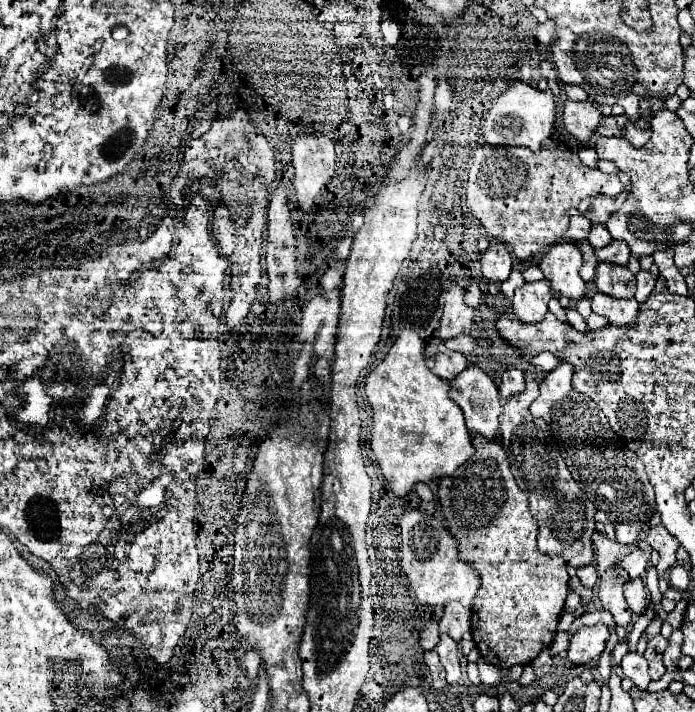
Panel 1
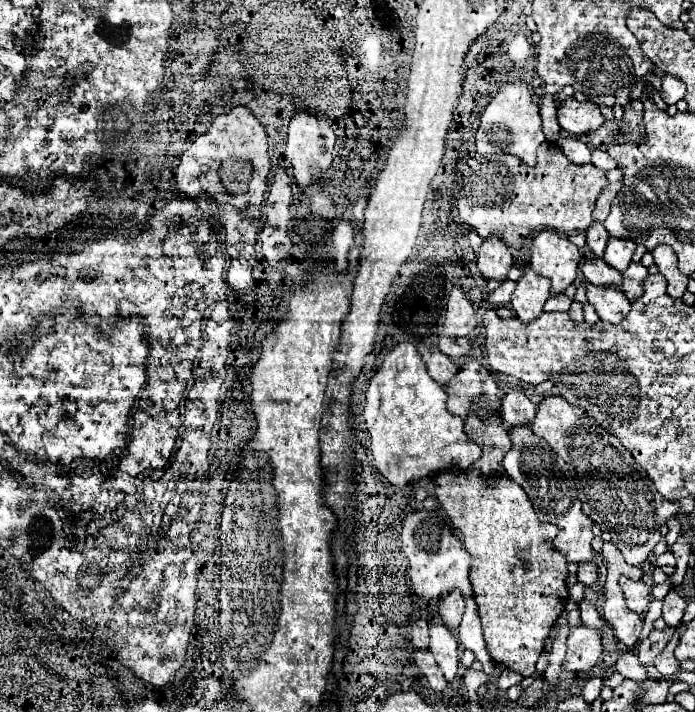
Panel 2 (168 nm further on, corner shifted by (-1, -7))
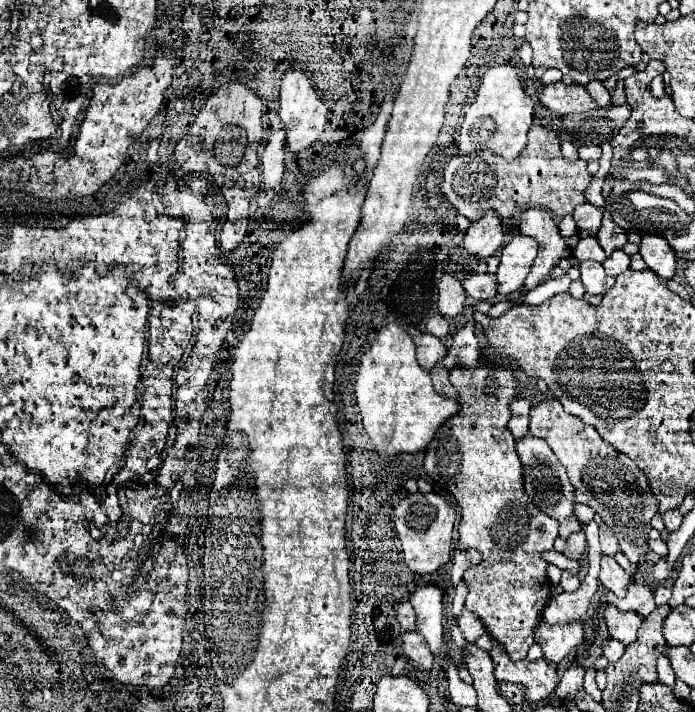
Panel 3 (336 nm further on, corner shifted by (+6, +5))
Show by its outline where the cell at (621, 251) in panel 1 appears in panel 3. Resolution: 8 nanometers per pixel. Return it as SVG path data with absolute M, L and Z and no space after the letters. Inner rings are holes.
M603 212L603 224L597 232L597 240L601 244L601 248L605 250L605 254L609 256L613 250L623 248L627 244L627 232L623 228L619 228L613 218L609 216L609 212Z

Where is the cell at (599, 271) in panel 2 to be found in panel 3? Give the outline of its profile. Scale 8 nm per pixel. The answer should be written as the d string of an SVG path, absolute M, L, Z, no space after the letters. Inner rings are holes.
M585 236L585 238L581 238L581 240L577 242L575 250L573 250L573 256L575 256L575 260L579 260L579 262L583 262L583 260L603 262L603 260L607 258L605 252L599 248L597 238L593 238L593 236Z

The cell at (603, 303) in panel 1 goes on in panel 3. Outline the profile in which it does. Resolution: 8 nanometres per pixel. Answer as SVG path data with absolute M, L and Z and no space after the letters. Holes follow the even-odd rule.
M581 262L581 282L589 294L605 294L607 292L607 274L599 262Z

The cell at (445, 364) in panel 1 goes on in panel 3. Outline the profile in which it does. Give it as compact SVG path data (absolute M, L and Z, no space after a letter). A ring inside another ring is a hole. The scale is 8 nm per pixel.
M423 334L417 344L417 362L421 368L431 370L437 364L437 360L445 356L445 352L447 352L447 346L439 338L435 338L433 334Z

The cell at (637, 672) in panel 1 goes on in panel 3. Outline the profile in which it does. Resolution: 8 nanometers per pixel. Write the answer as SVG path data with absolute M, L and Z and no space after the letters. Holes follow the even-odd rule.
M609 638L605 644L603 644L603 656L609 660L609 662L617 662L621 658L621 654L625 652L625 646L613 638Z

